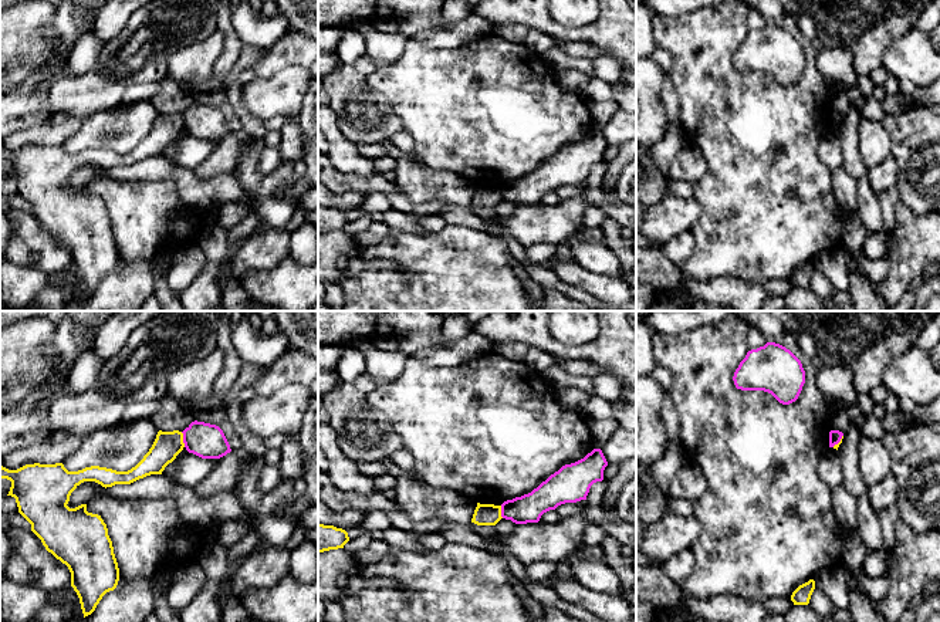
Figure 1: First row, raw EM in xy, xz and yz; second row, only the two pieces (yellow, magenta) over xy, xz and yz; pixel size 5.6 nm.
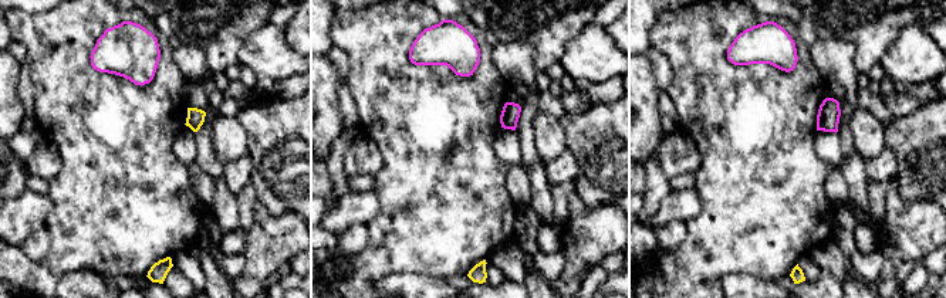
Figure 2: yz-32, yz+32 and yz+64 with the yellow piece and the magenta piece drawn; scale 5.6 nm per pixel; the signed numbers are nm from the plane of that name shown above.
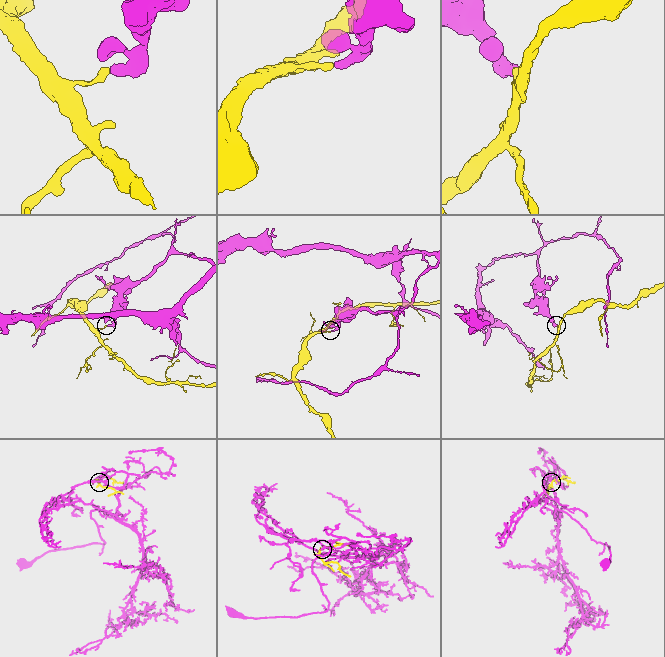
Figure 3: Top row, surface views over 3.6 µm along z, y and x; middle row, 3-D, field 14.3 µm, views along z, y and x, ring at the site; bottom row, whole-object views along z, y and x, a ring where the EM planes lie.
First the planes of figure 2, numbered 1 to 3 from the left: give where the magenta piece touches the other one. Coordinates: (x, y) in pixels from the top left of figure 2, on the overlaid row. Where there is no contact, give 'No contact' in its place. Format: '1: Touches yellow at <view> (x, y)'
1: No contact
2: No contact
3: No contact

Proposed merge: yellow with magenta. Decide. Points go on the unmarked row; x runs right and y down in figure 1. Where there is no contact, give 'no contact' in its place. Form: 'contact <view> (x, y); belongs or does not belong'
contact xy (182, 121); does not belong

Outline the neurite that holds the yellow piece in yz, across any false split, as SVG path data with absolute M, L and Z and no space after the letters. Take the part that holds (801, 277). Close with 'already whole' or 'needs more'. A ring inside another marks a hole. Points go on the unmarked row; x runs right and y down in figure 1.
M809 261L792 274L791 283L794 284L794 287L808 287L814 271L815 263Z | already whole

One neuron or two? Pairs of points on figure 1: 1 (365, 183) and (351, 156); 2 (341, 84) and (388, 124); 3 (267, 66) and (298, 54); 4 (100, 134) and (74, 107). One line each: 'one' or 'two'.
1: two
2: one
3: one
4: two

